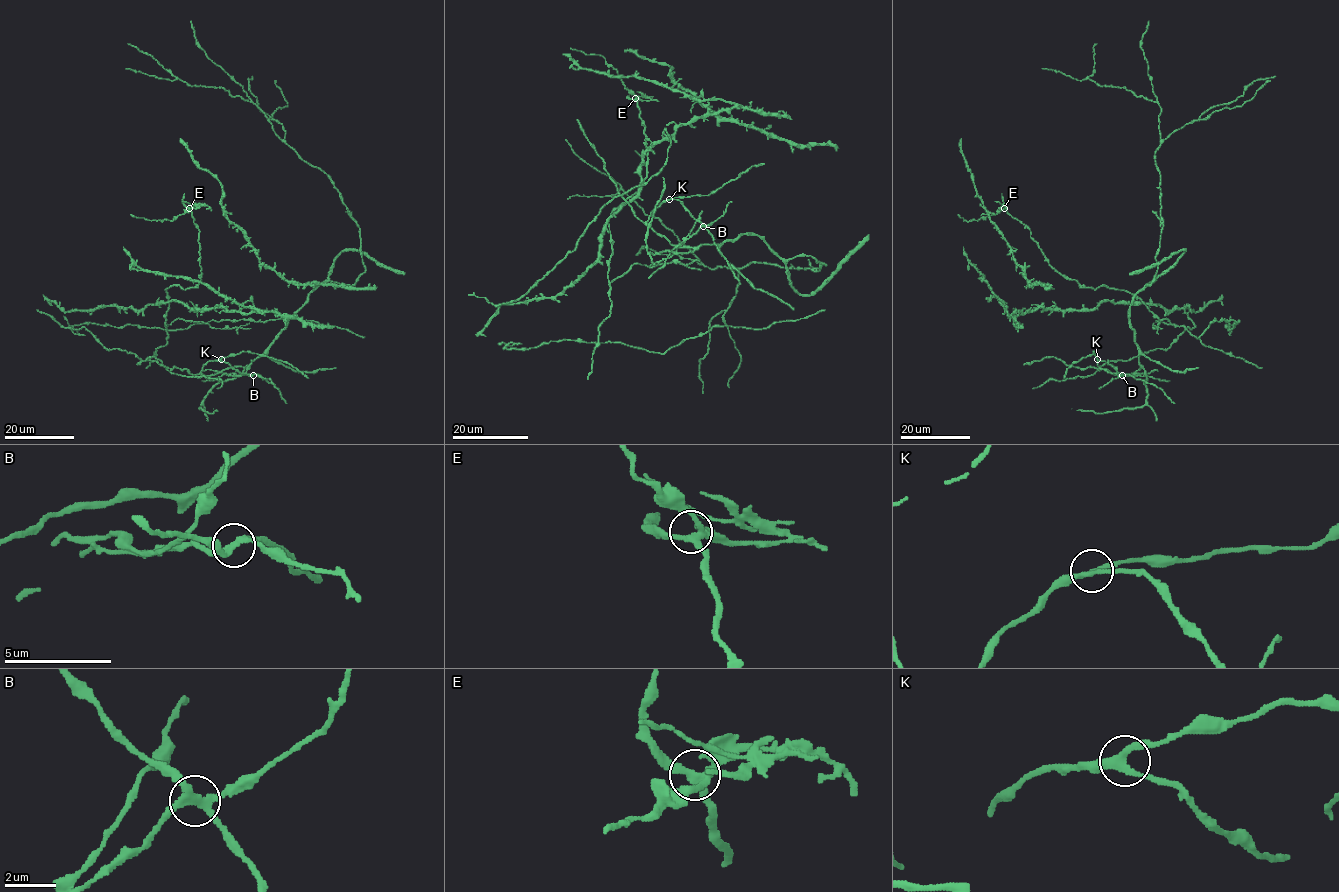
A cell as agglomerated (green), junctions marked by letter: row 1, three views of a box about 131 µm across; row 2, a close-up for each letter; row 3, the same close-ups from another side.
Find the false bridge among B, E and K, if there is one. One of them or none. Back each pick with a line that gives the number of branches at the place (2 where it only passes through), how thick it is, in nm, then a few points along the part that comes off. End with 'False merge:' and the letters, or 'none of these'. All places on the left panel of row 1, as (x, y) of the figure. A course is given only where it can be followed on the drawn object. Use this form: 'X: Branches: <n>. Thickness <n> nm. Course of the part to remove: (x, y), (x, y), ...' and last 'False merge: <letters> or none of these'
B: Branches: 4. Thickness 240 nm. Course of the part to remove: (252, 374), (224, 373), (217, 379), (202, 380)
False merge: B

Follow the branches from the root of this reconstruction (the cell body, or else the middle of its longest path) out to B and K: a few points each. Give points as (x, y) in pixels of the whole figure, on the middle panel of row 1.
B: (587, 228), (599, 211), (617, 196), (620, 196), (643, 222), (663, 202), (678, 200), (703, 226)
K: (587, 228), (599, 211), (617, 196), (620, 196), (643, 222), (669, 199)

